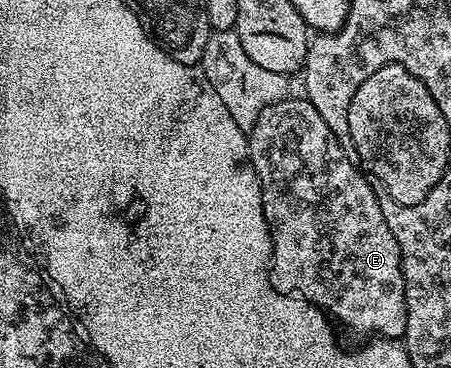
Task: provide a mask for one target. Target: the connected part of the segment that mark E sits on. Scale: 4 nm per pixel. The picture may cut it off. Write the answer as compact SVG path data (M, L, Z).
M288 95L284 100L264 107L264 111L260 111L260 119L256 119L256 123L248 130L250 162L262 184L264 219L270 225L270 264L268 266L270 286L277 293L297 294L303 301L318 306L339 326L341 326L340 324L347 325L348 328L355 329L358 333L370 333L366 335L377 335L391 339L405 338L406 280L402 274L402 256L400 255L400 247L396 243L396 235L392 235L392 231L380 211L379 194L374 193L372 187L374 185L368 180L367 174L355 162L348 159L344 147L340 147L336 135L332 135L332 127L328 127L328 123L324 123L320 111L316 111L316 107L312 107L312 103L306 100L305 96L294 96Z

